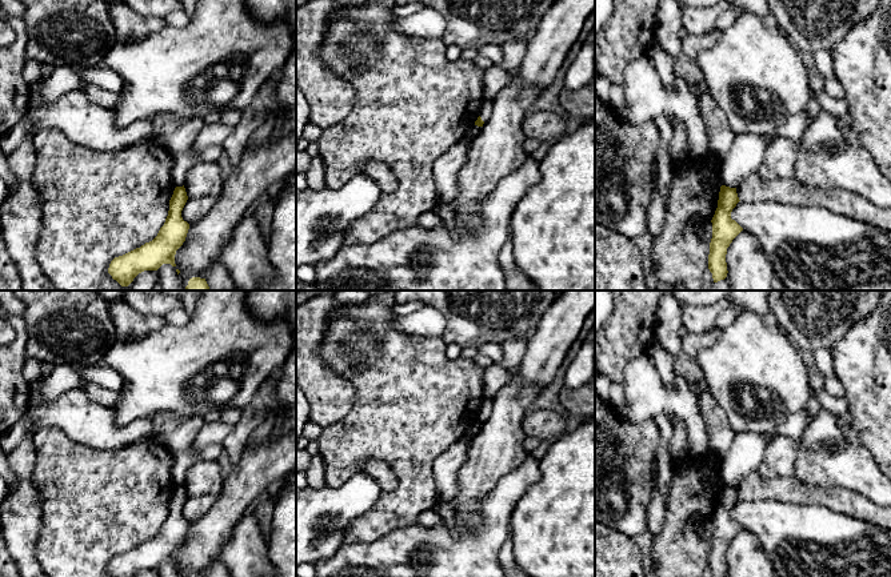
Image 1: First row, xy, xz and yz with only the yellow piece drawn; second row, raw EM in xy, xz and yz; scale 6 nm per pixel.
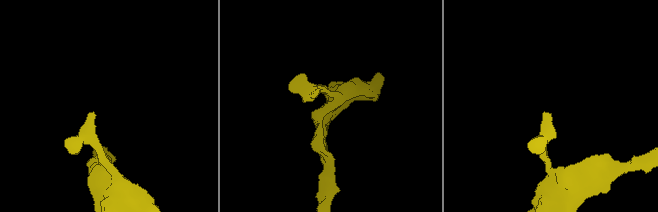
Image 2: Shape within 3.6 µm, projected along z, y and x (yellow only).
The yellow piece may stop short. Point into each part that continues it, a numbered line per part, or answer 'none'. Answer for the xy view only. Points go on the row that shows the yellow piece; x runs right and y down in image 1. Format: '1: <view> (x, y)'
none

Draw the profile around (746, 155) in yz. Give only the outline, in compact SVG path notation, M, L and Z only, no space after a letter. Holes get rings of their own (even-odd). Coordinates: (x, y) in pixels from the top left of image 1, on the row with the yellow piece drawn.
M802 112L788 116L771 136L763 137L754 133L736 135L731 149L722 159L723 185L736 188L740 180L758 172L766 149L774 139L786 137L799 143L811 121L810 116Z

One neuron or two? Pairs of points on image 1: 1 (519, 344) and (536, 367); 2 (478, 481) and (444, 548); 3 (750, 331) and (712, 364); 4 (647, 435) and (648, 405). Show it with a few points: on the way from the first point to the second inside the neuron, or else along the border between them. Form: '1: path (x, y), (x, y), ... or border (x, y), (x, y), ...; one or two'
1: border (534, 331), (515, 369); two
2: border (483, 497), (478, 504), (478, 524), (470, 531); two
3: path (740, 340), (722, 359); one
4: border (618, 409), (631, 423), (652, 420); two

